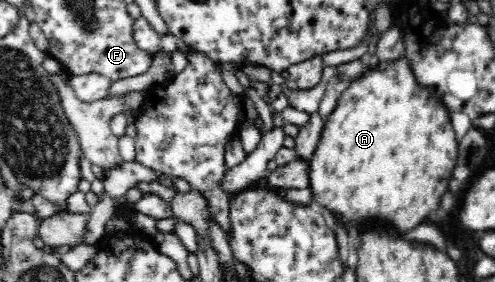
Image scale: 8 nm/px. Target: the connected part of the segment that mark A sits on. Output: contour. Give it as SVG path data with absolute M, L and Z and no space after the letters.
M402 58L397 62L387 62L381 64L374 70L369 69L362 77L355 79L348 84L343 91L341 98L338 100L334 111L324 121L325 126L319 139L319 144L309 160L309 189L311 189L312 198L315 203L329 211L335 218L335 222L345 228L346 232L349 227L356 228L360 232L371 225L383 225L383 227L391 227L399 234L409 232L413 226L421 224L433 210L439 208L441 196L447 190L447 182L451 176L451 170L455 170L455 162L457 162L457 140L455 139L455 130L449 119L450 112L447 107L433 95L427 91L427 87L423 87L417 83L409 62Z

